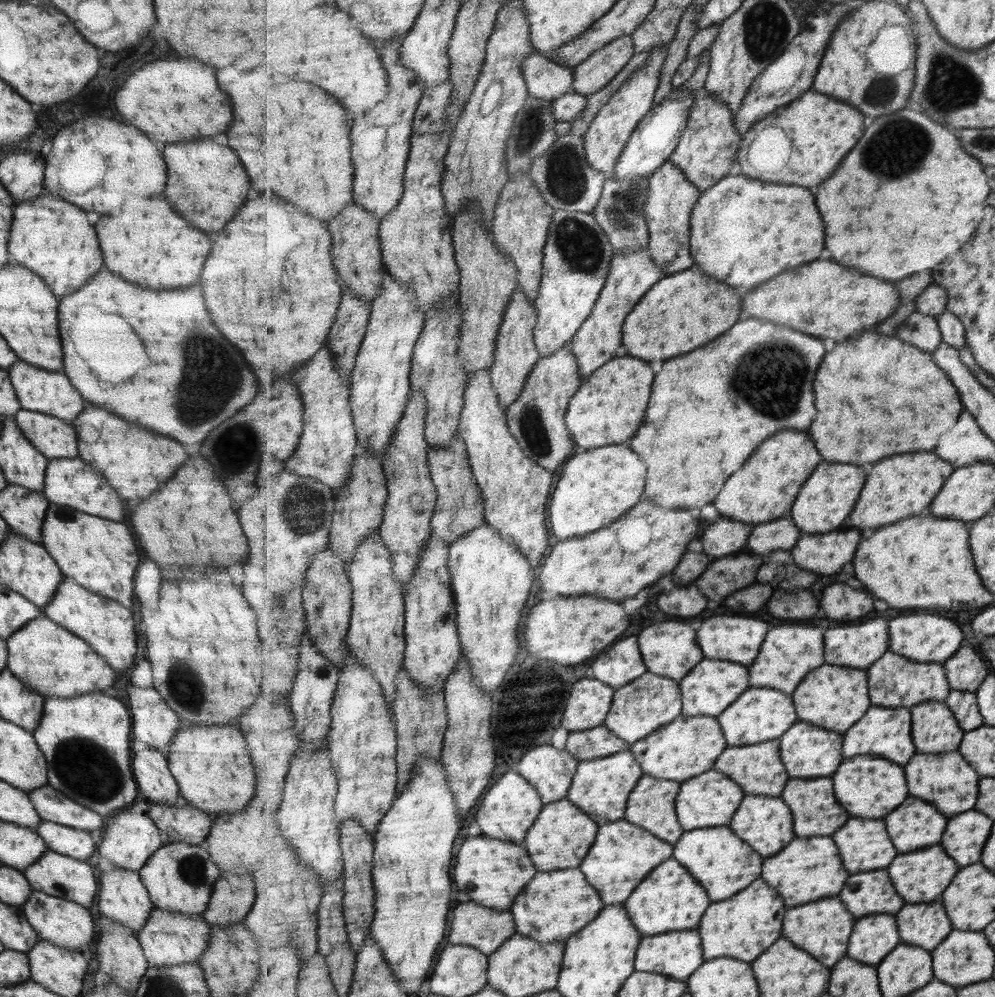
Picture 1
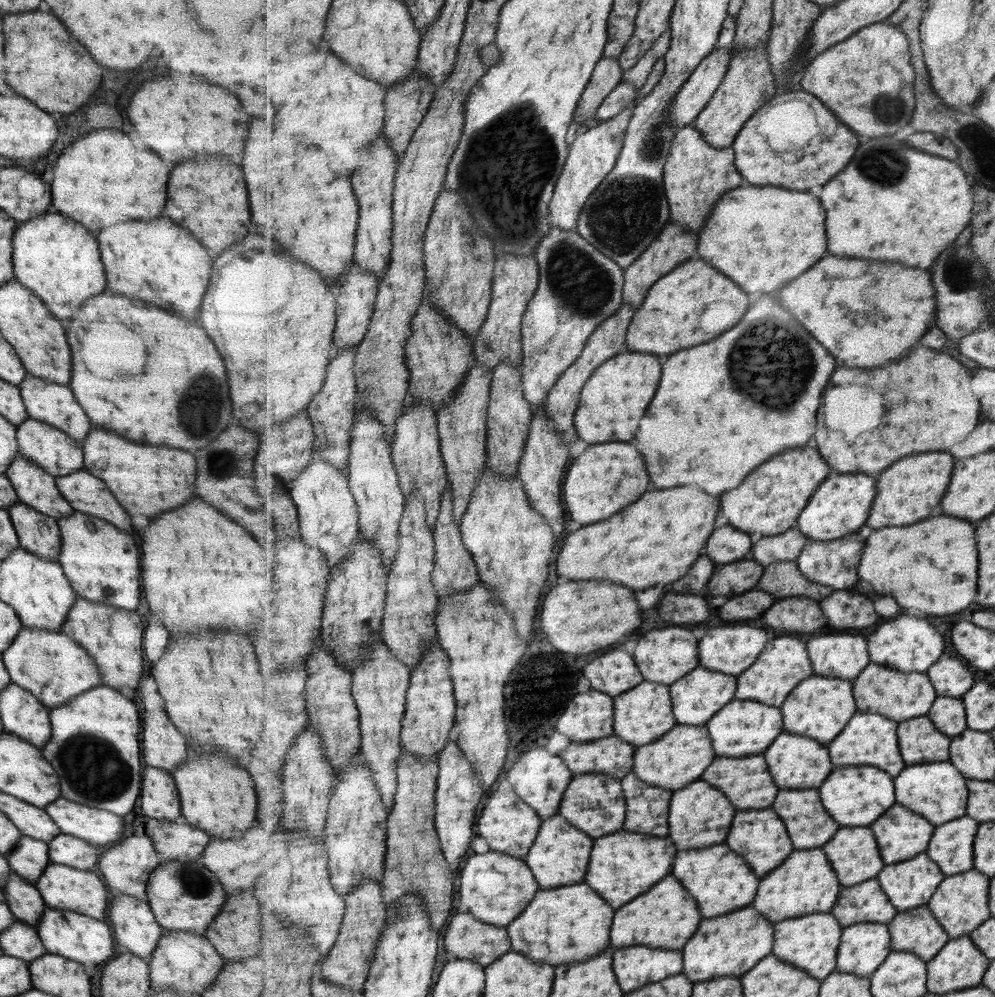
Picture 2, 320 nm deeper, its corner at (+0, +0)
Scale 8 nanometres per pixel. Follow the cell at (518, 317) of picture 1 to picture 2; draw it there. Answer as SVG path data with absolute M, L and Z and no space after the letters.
M501 363L501 365L497 366L494 369L494 377L492 382L492 389L491 389L491 402L489 403L489 410L488 410L488 464L491 467L491 471L495 474L506 474L506 476L514 476L514 474L518 474L517 467L521 462L521 459L524 457L524 452L526 449L526 444L528 444L528 436L530 433L530 428L532 428L532 422L534 421L534 408L527 399L525 399L524 387L525 384L522 382L522 368L524 364L519 365L519 367L515 365L511 365L511 363Z

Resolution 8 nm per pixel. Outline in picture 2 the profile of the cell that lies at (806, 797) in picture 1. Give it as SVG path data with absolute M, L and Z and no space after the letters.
M781 790L775 810L785 818L797 850L819 848L841 828L823 808L819 790Z

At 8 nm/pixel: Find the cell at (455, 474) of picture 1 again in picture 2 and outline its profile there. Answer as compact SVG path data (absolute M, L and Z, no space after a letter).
M450 483L442 496L440 516L434 529L434 538L436 539L436 562L432 572L432 583L436 586L441 607L441 598L444 598L446 594L456 592L456 590L468 590L480 581L480 573L473 553L468 546L465 546L461 527L456 523L453 489L450 487Z

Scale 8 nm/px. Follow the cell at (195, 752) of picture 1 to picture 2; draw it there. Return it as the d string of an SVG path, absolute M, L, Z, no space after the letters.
M209 754L185 760L170 772L170 776L173 776L179 792L181 816L189 826L217 839L237 838L253 826L256 796L253 782L245 770L229 764L225 754Z

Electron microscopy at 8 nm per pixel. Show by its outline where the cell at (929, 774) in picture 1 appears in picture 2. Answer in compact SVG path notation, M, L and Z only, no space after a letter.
M950 760L906 765L905 770L895 778L897 802L929 818L933 826L941 826L949 820L967 816L967 798L969 798L967 782L967 777Z

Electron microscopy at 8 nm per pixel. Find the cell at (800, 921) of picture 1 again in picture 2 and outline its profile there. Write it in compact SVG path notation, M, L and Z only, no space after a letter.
M813 914L805 918L789 918L787 922L779 922L775 926L777 926L777 942L773 954L781 961L800 968L821 981L836 970L840 942L845 929L836 916Z

